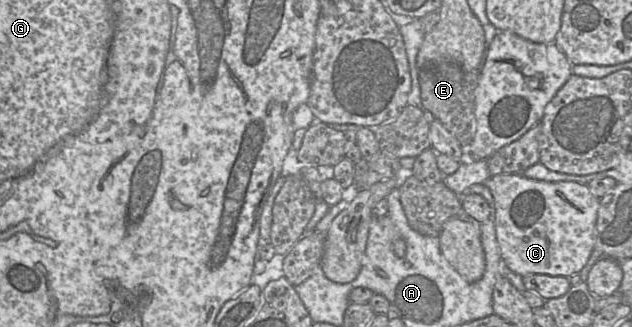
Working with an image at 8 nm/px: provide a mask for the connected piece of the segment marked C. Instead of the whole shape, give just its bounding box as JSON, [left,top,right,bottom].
[485,174,600,277]

